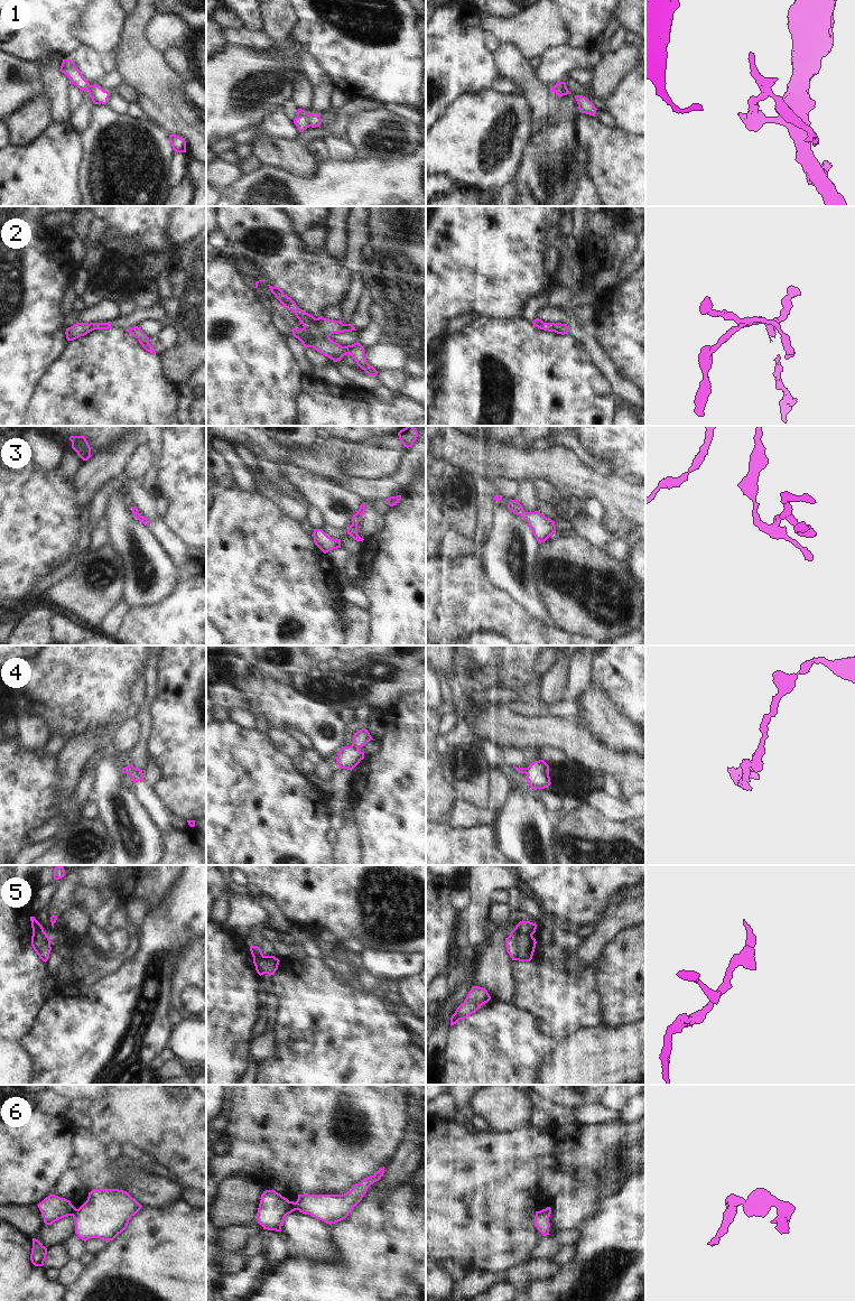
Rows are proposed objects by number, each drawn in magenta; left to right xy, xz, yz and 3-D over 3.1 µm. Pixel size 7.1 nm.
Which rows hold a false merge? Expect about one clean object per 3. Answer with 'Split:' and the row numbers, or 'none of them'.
Split: 1, 4, 5, 6.

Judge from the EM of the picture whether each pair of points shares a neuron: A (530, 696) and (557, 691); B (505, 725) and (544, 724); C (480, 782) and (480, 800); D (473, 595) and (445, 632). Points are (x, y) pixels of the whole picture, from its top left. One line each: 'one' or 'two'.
A: two
B: one
C: one
D: one

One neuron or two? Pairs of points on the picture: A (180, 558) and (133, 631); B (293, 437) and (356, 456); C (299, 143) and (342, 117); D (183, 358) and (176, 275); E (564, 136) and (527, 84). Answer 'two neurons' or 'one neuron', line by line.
A: two neurons
B: two neurons
C: one neuron
D: two neurons
E: two neurons

